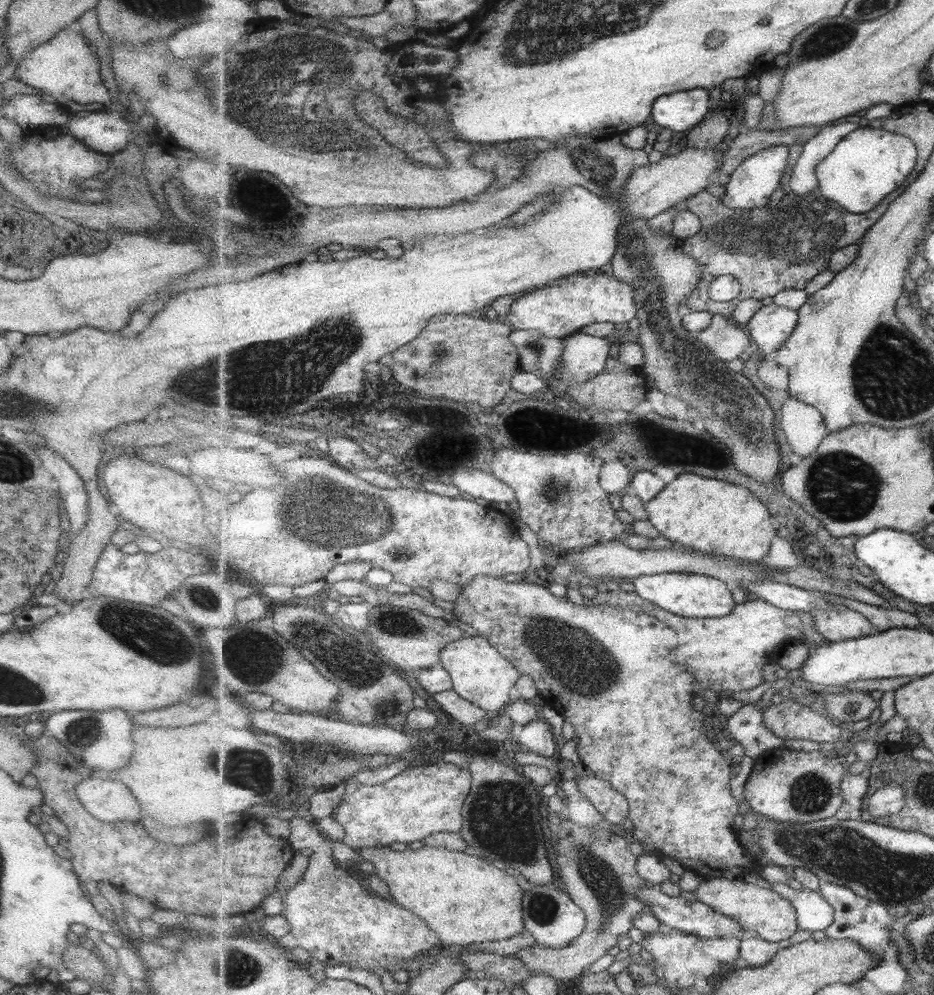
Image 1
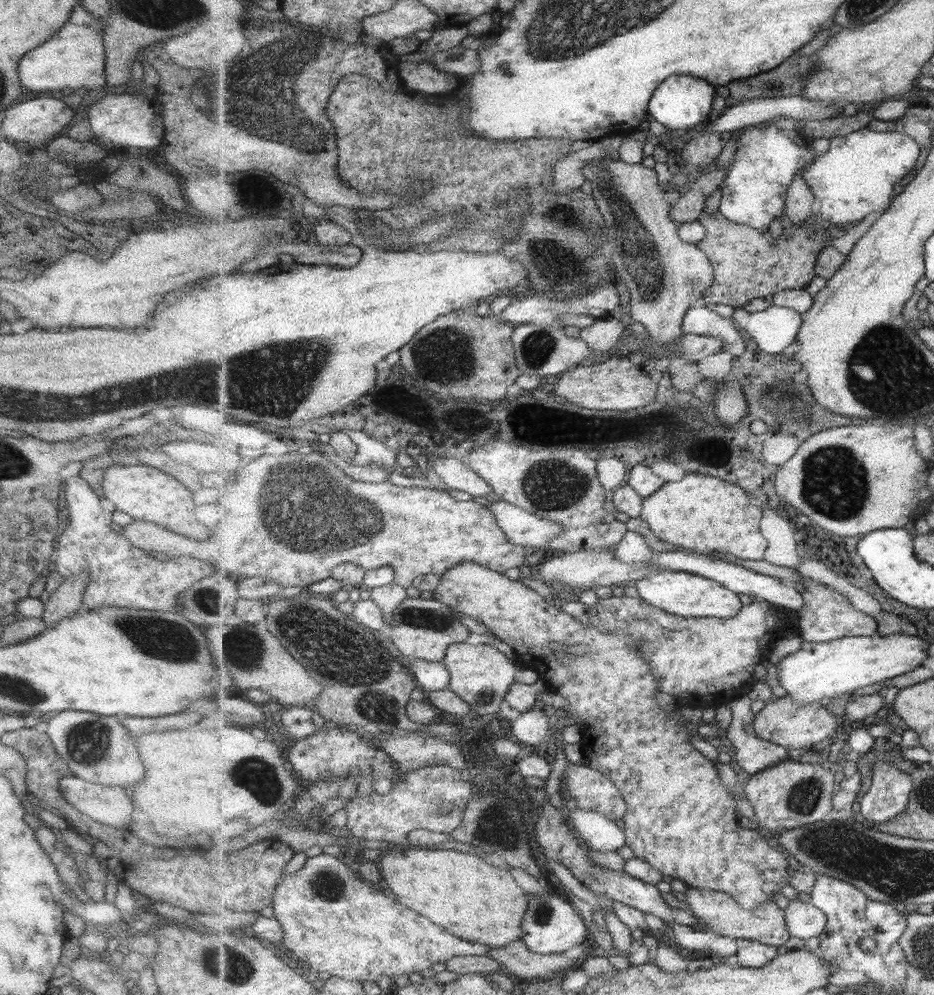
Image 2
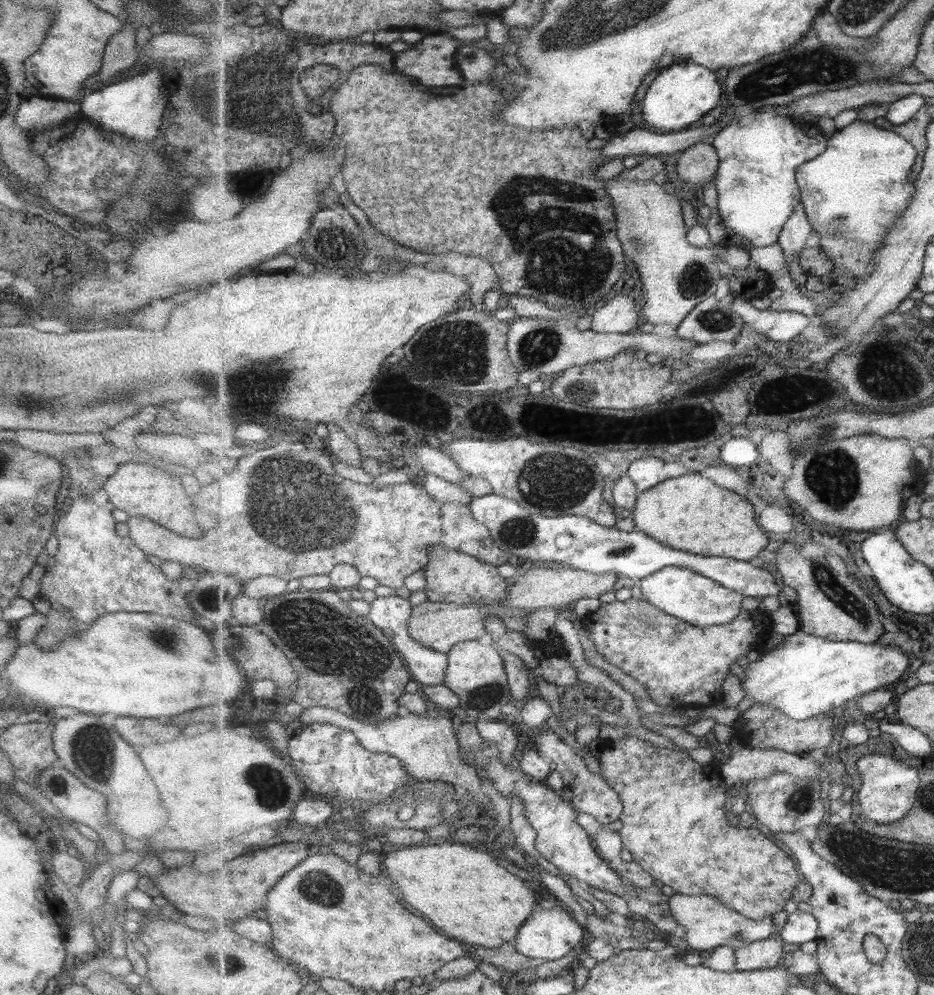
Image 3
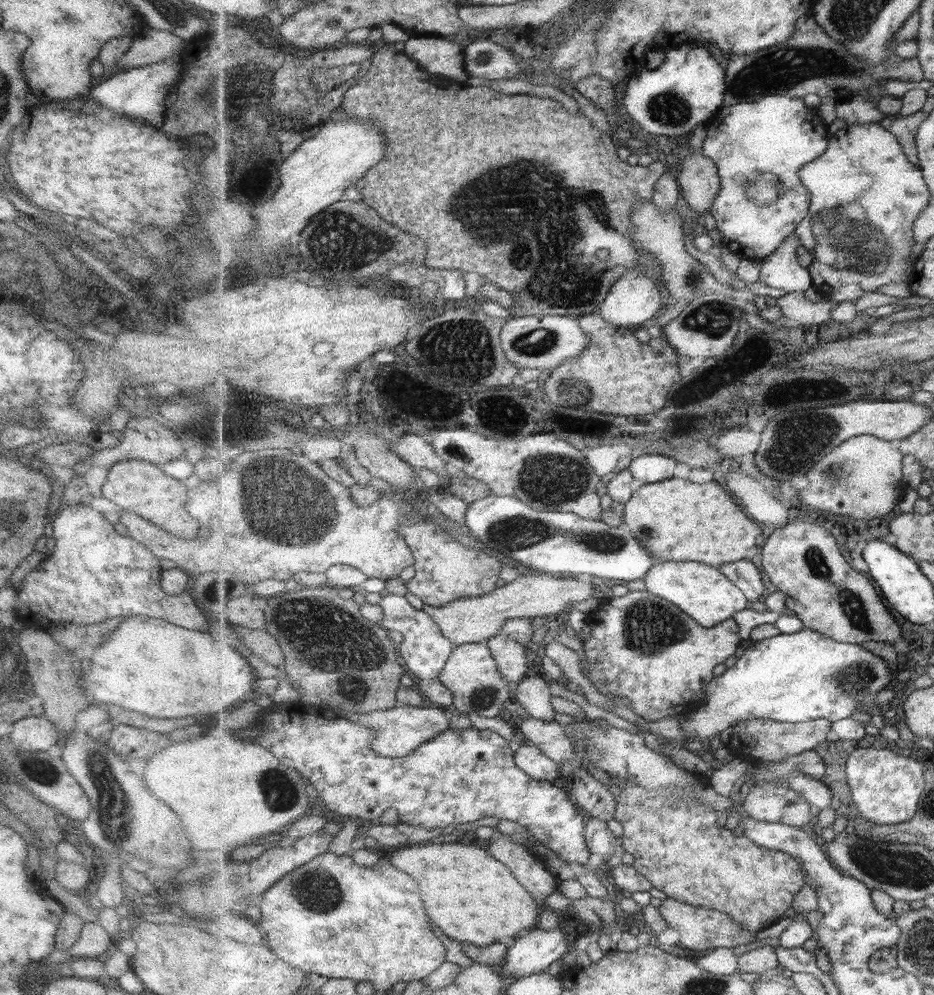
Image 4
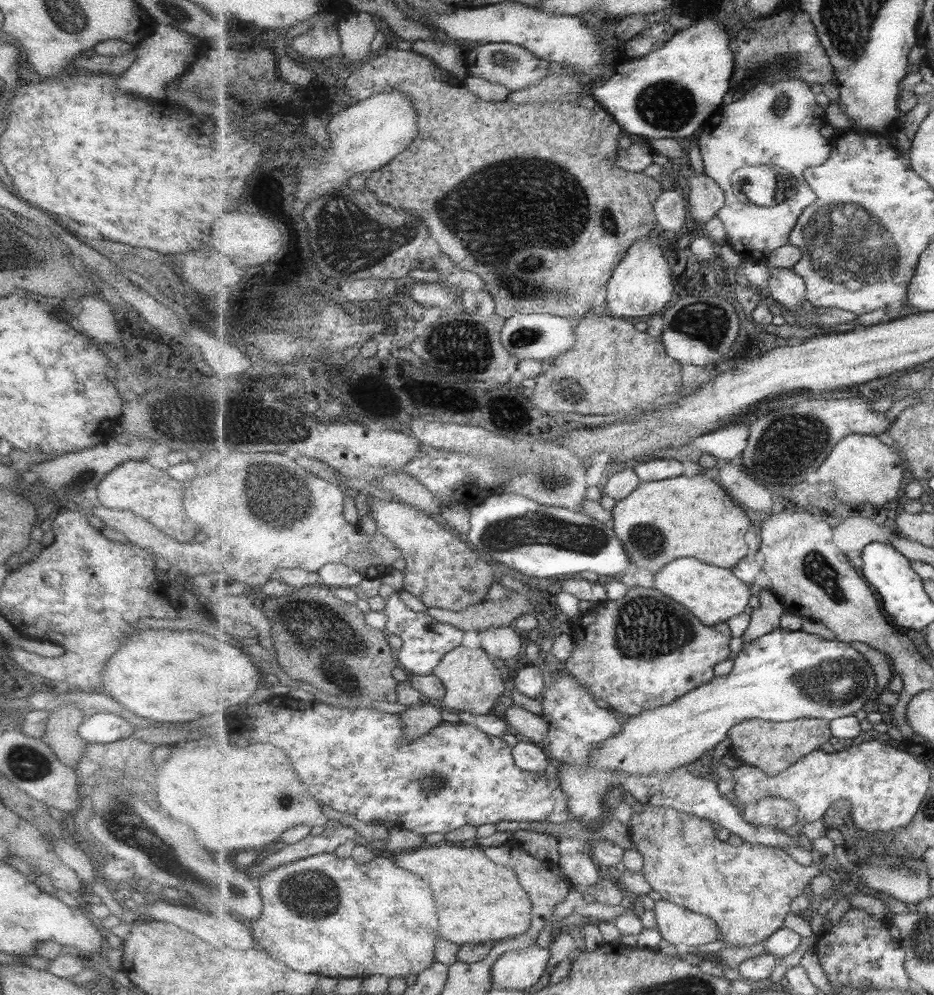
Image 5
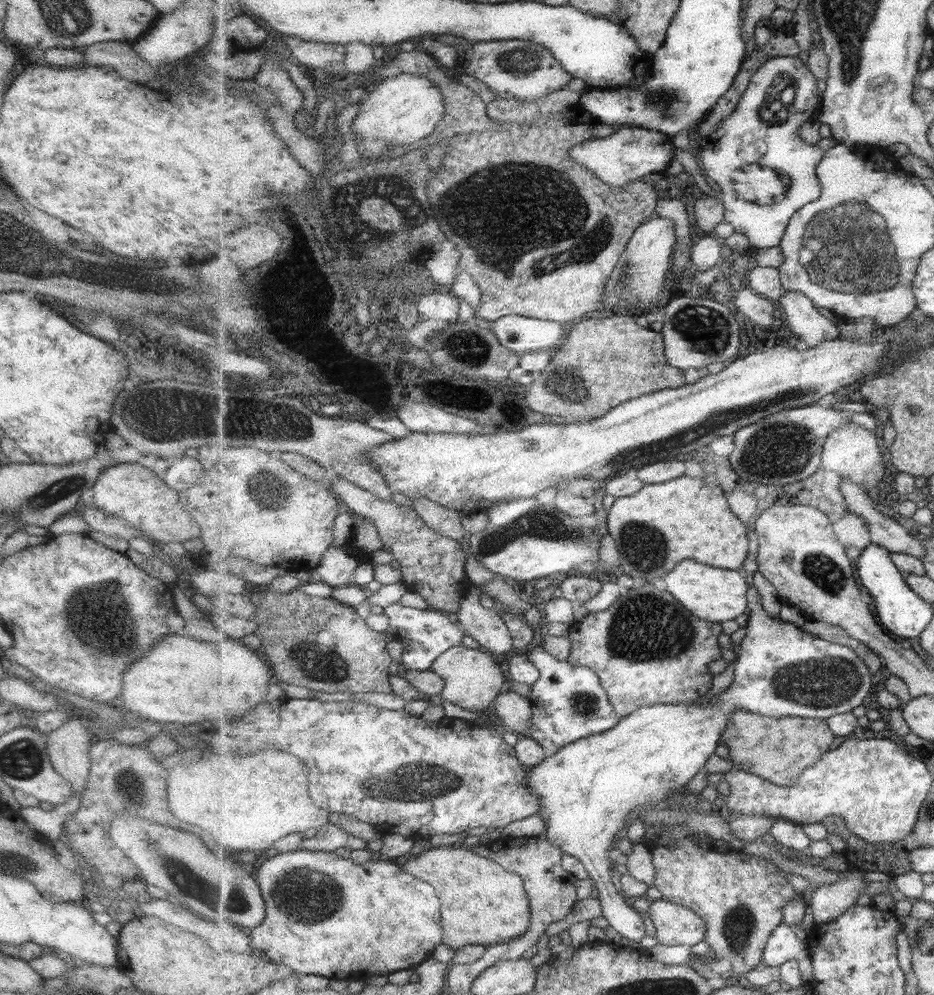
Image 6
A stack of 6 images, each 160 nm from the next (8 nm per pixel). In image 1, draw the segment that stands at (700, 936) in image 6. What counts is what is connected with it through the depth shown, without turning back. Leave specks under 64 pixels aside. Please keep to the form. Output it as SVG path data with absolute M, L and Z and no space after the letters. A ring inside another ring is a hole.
M717 876L701 884L696 890L696 899L713 908L713 911L740 922L749 935L761 937L767 942L778 943L789 940L799 930L797 910L789 900L773 892L772 889L761 888L743 881L733 882Z

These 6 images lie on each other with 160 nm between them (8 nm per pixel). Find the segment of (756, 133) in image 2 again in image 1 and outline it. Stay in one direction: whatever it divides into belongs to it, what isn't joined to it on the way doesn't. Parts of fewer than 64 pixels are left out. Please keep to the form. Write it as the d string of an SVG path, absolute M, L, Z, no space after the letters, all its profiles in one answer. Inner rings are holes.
M773 146L750 156L736 171L730 175L730 181L726 184L724 203L729 208L741 210L753 210L767 206L771 196L779 190L783 174L789 166L789 146Z

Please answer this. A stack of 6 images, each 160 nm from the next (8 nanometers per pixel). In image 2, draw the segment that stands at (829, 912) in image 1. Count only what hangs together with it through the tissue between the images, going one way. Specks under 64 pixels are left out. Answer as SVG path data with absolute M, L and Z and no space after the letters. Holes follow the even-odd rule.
M791 901L786 910L787 925L791 936L809 940L820 937L827 926L827 916L812 903Z

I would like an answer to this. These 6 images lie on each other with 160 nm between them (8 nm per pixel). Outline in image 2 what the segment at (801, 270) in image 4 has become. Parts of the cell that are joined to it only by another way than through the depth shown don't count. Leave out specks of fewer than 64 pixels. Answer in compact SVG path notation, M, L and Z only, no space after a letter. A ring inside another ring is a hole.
M804 168L796 176L788 190L788 199L784 212L793 225L805 222L810 216L816 215L817 200L810 186L803 178Z

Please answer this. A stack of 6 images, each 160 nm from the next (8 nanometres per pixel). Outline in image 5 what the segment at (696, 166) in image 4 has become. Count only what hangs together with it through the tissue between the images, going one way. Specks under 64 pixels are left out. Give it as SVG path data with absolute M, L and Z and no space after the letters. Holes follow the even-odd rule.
M703 171L689 177L688 210L698 222L709 222L725 206L726 192Z

